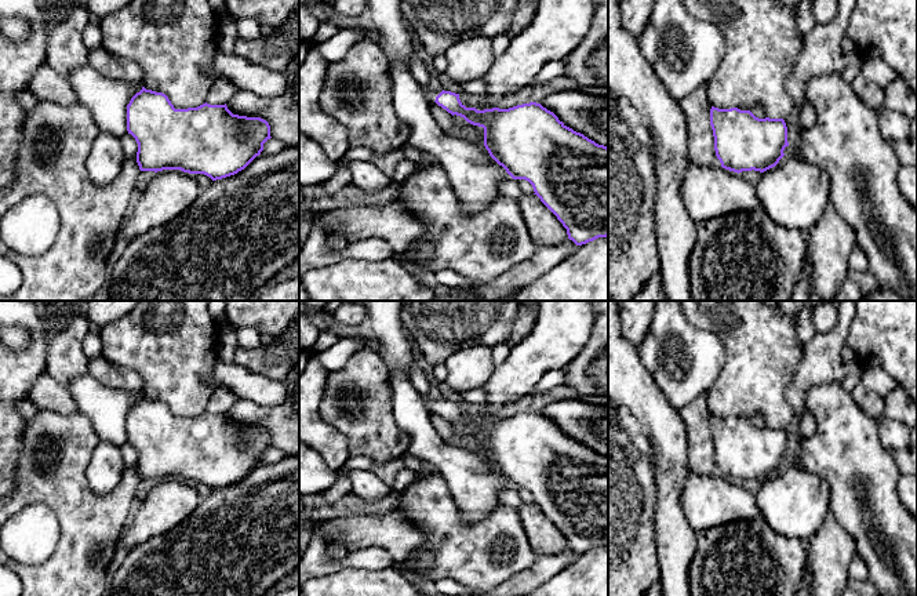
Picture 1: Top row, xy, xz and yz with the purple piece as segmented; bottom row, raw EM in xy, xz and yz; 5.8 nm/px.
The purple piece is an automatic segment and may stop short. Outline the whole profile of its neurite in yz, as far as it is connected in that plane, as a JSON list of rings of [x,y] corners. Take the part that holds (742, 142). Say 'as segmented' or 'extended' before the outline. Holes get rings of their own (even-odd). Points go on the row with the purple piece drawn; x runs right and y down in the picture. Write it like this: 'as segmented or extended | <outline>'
as segmented | [[[712,106],[710,126],[721,167],[738,174],[775,167],[789,146],[783,119],[758,119],[750,110]]]

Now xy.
as segmented | [[[142,87],[127,105],[127,131],[137,143],[141,171],[181,170],[204,174],[212,181],[244,170],[270,139],[270,126],[261,117],[233,115],[226,103],[203,103],[197,108],[175,109],[168,97]]]

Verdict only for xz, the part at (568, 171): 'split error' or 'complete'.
split error

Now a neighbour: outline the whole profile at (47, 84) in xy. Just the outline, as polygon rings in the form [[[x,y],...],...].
[[[44,62],[34,73],[29,91],[40,99],[48,99],[62,105],[77,102],[76,92],[66,77],[57,73],[47,62]]]

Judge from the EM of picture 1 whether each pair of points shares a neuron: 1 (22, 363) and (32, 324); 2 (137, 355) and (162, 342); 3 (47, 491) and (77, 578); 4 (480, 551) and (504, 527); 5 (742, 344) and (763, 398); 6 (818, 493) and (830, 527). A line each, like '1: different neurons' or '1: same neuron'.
1: same neuron
2: same neuron
3: same neuron
4: same neuron
5: same neuron
6: different neurons

